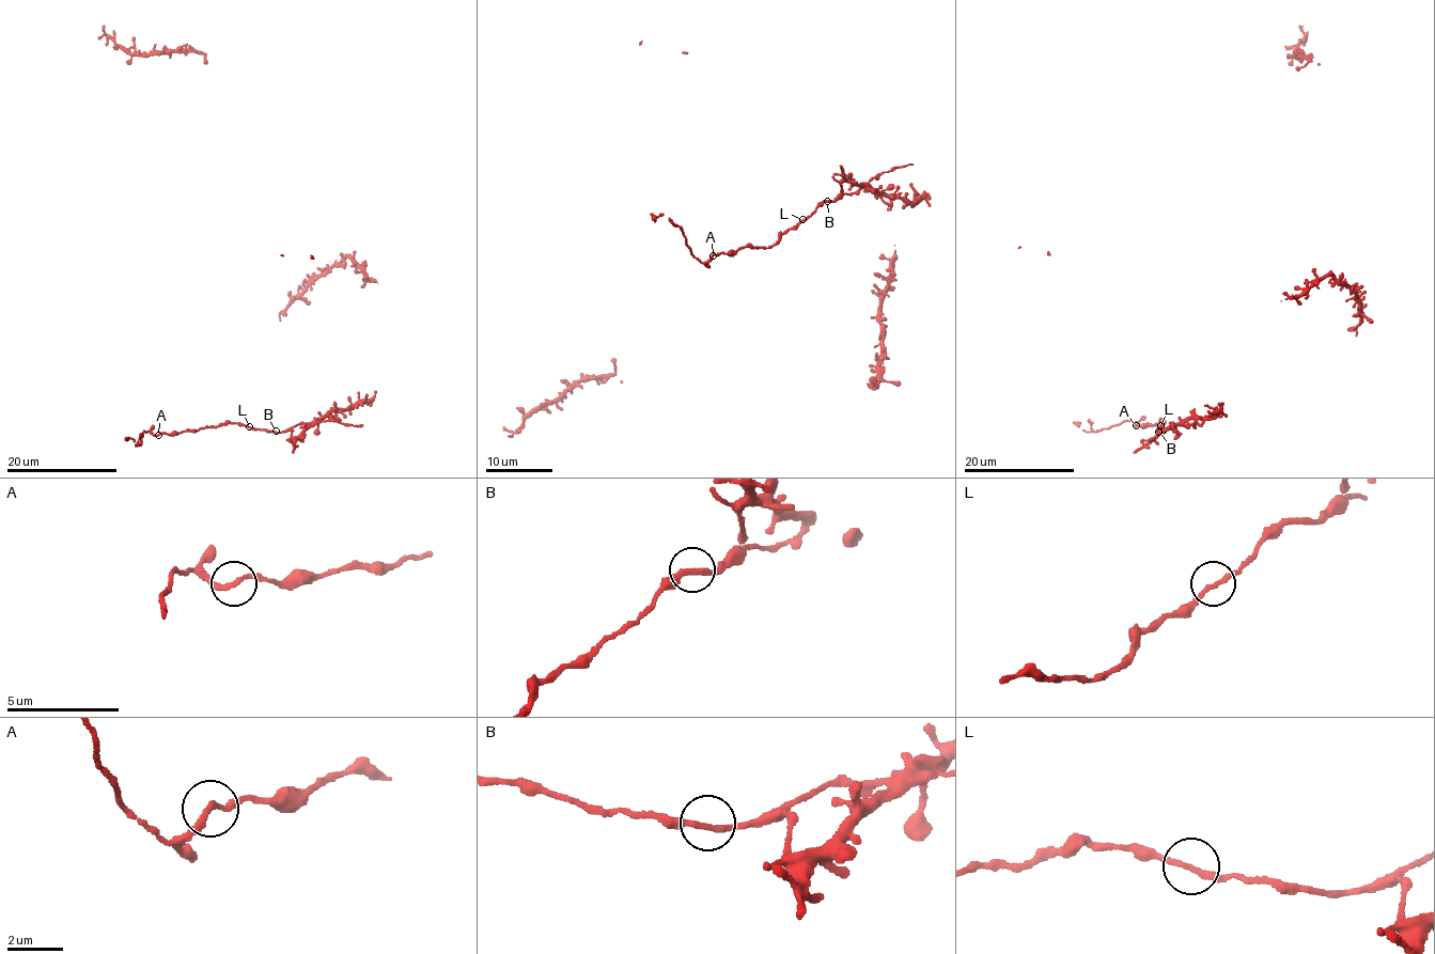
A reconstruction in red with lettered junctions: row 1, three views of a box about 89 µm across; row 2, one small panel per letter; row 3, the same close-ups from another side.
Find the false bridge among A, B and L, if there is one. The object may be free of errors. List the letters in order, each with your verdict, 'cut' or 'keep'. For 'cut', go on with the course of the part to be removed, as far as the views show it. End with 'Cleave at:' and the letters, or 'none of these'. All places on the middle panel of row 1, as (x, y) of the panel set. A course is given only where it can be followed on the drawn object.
A: keep
B: keep
L: keep
Cleave at: none of these

